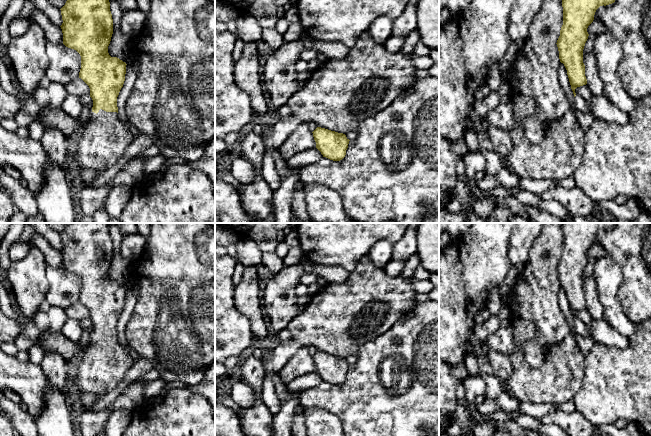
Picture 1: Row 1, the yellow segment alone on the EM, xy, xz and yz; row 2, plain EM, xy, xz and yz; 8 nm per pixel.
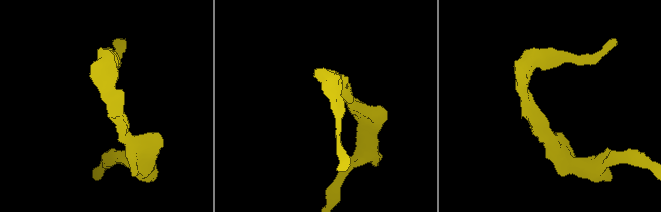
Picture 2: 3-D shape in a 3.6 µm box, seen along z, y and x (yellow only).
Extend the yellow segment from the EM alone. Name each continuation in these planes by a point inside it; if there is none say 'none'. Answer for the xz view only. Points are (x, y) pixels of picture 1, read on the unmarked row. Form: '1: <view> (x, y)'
none

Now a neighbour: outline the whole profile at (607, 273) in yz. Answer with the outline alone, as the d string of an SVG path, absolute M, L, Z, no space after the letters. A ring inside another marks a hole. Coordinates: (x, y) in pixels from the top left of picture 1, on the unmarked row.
M601 256L595 261L593 276L598 298L603 306L603 318L619 333L630 337L635 324L626 316L618 298L622 281L619 265L610 256Z

